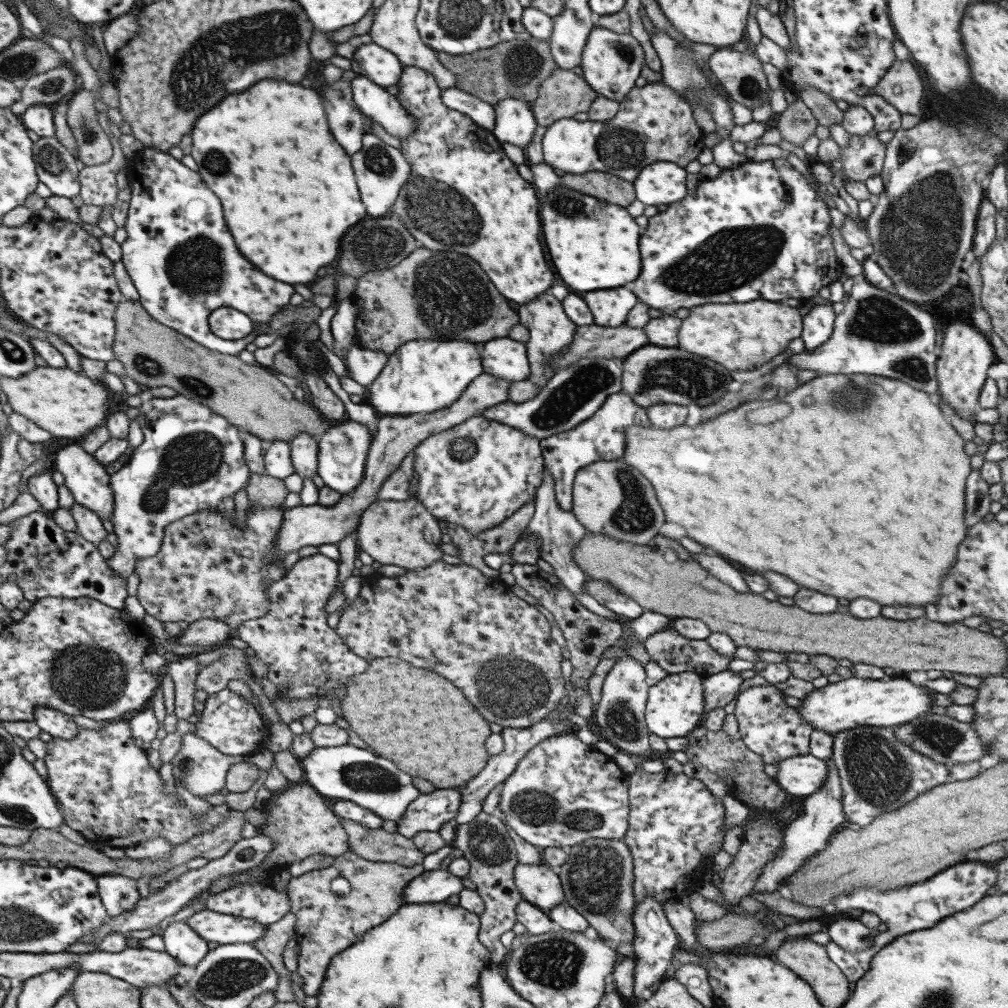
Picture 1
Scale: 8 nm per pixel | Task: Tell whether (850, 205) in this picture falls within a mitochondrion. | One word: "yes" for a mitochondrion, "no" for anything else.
no

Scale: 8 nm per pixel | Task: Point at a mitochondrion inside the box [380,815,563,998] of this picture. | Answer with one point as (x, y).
(486, 841)

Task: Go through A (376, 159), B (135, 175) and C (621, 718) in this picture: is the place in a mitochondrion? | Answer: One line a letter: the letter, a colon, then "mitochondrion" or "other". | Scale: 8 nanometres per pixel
A: mitochondrion
B: other
C: mitochondrion

